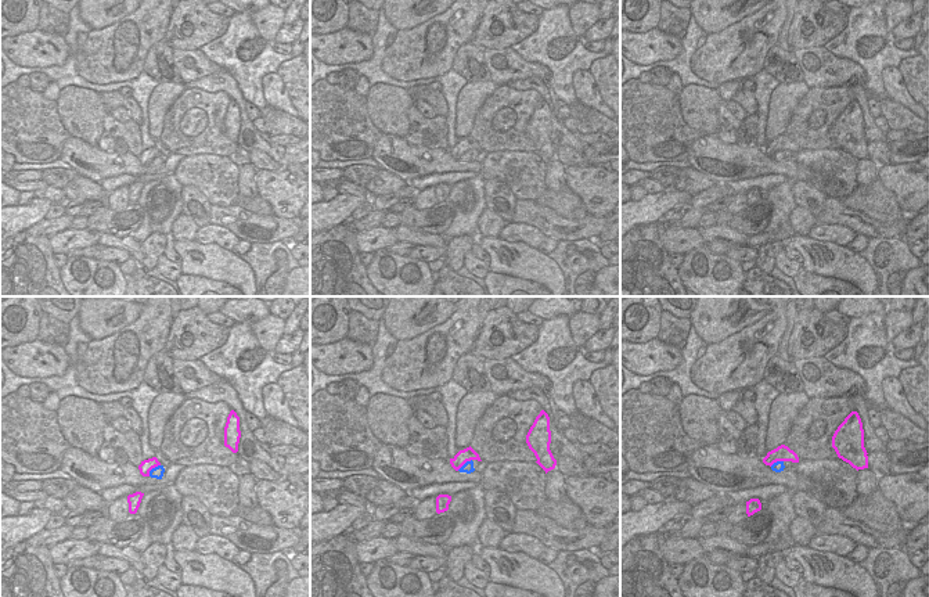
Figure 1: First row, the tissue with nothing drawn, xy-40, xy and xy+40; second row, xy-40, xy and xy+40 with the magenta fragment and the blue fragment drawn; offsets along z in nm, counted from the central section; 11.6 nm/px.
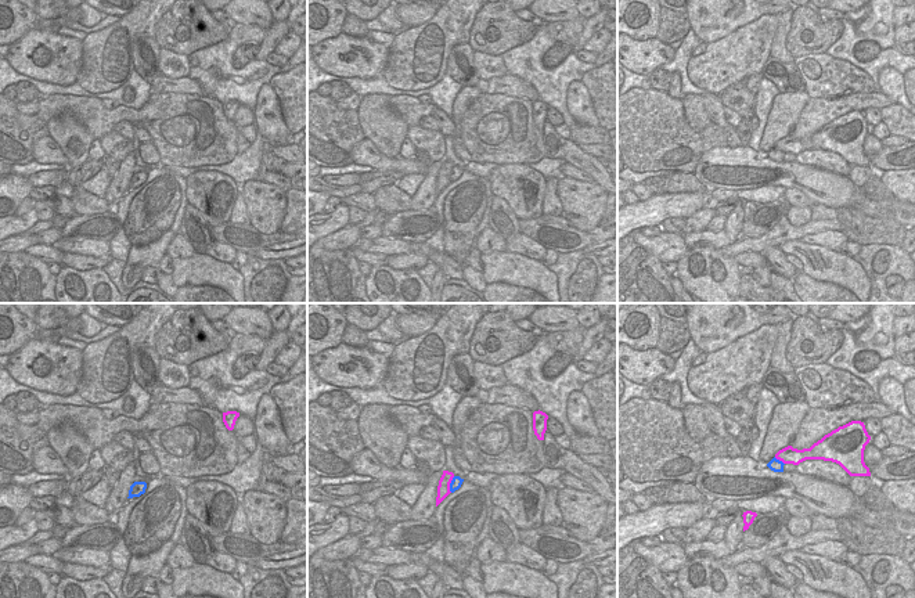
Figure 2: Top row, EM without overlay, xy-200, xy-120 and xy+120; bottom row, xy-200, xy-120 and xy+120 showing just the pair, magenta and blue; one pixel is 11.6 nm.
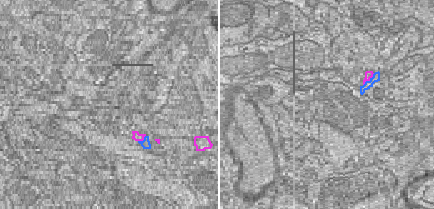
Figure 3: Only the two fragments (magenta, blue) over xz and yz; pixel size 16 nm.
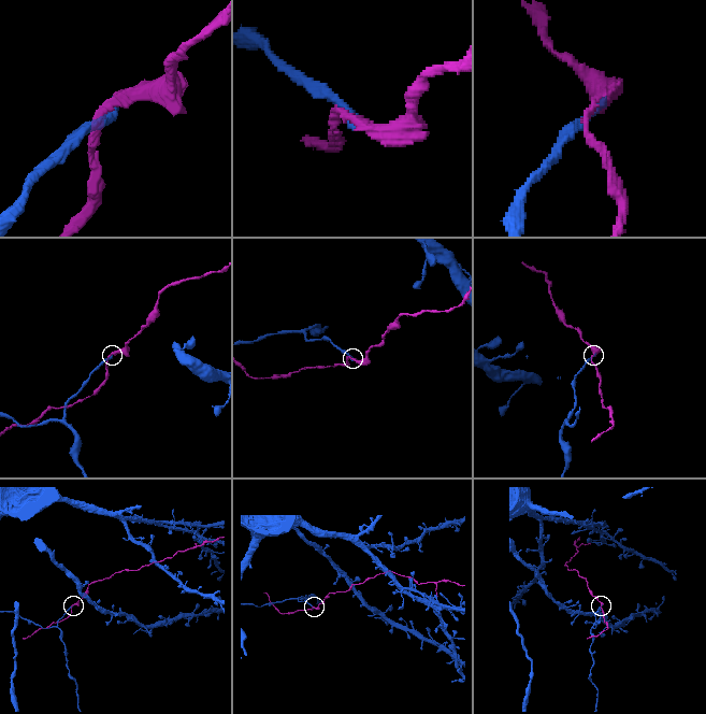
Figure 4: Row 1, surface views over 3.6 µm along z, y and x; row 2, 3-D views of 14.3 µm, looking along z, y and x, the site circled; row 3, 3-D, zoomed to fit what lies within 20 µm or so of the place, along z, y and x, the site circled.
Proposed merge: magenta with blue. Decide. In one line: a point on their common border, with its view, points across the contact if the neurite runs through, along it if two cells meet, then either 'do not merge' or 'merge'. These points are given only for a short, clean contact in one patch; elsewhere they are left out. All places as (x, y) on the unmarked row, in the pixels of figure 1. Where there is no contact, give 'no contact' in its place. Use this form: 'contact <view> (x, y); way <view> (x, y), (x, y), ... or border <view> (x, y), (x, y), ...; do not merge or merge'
contact xy-40 (152, 157); do not merge

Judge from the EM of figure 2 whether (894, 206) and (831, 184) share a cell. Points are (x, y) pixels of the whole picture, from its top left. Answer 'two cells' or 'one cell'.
one cell

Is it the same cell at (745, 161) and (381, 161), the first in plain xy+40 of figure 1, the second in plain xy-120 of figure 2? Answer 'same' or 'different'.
same

